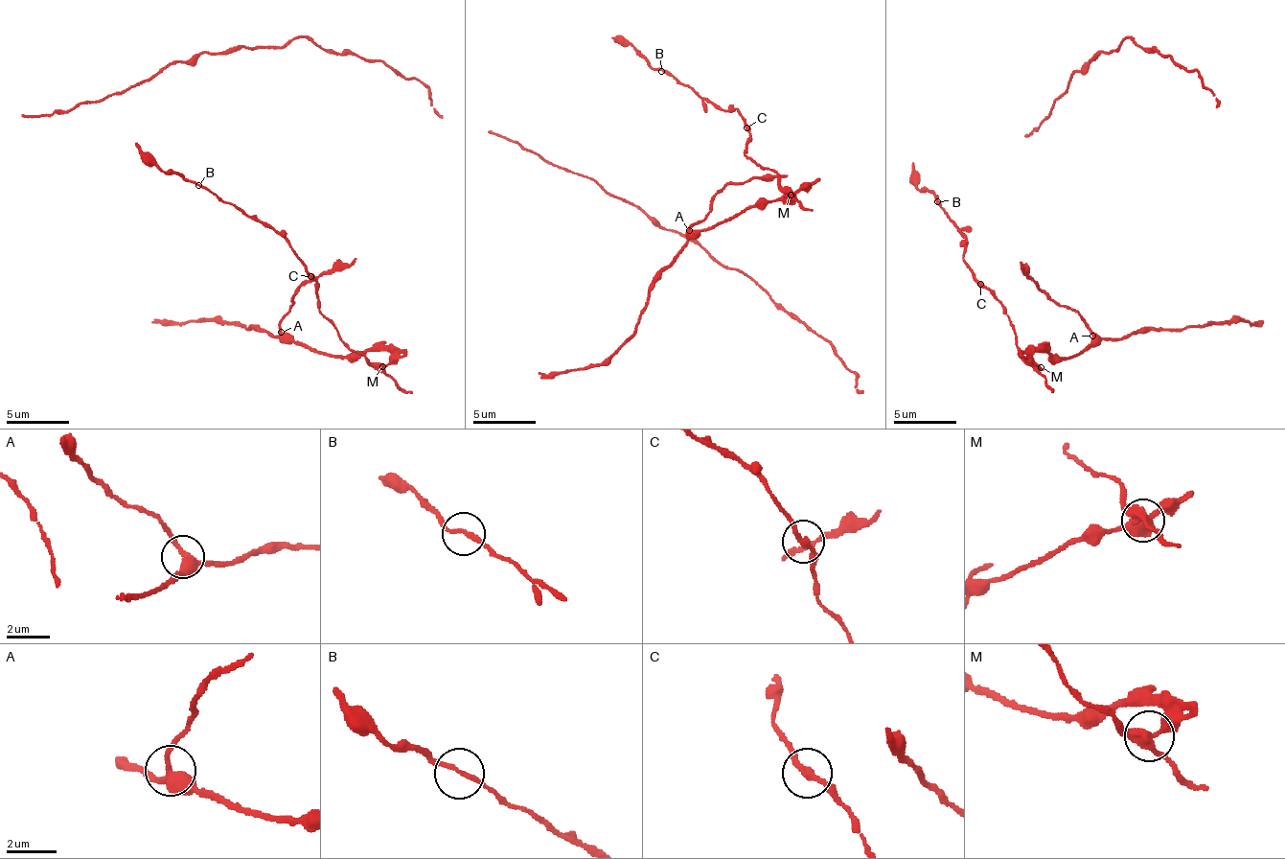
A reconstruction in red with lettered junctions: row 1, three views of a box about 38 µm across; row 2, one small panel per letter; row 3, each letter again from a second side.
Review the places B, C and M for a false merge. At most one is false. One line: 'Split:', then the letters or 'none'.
Split: M

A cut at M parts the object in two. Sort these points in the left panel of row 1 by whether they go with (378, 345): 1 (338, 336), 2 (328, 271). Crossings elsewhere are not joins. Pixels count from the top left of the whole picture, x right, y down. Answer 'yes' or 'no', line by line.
1: no
2: yes

